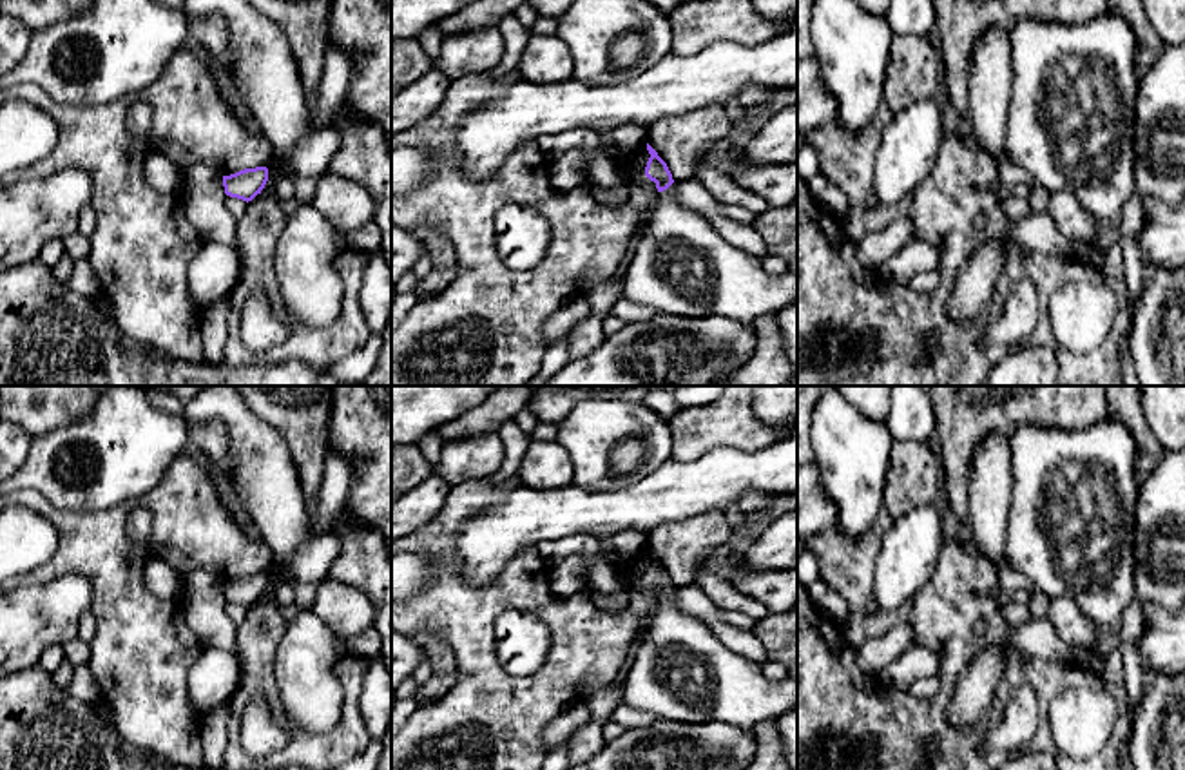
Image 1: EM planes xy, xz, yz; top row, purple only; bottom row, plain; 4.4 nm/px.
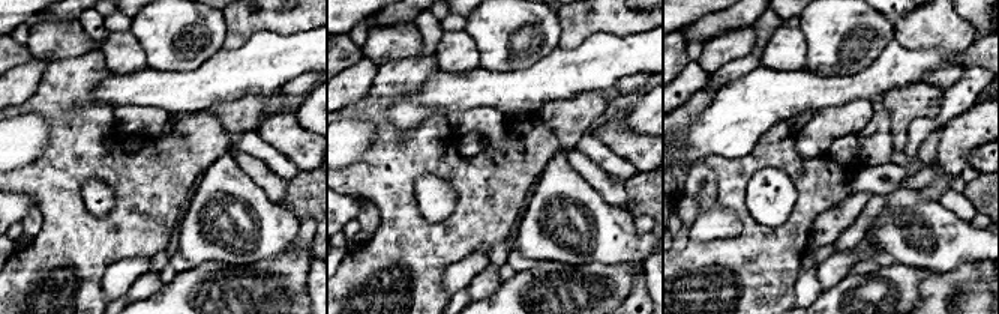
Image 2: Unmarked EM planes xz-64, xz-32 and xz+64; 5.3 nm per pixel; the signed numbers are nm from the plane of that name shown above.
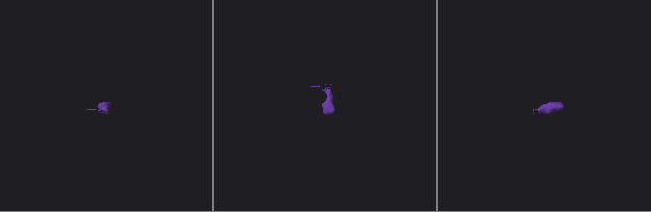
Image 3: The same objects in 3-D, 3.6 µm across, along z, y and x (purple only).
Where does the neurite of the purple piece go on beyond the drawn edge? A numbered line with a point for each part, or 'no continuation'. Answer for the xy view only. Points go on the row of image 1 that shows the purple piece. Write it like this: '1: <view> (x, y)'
no continuation

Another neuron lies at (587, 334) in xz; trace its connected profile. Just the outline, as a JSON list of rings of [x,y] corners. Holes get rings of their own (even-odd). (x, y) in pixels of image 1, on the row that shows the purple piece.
[[[589,313],[569,332],[567,346],[571,359],[591,353],[605,341],[603,321],[605,317]]]

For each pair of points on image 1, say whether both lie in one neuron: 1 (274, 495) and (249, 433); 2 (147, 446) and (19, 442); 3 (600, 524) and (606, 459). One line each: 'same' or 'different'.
1: same
2: different
3: different

